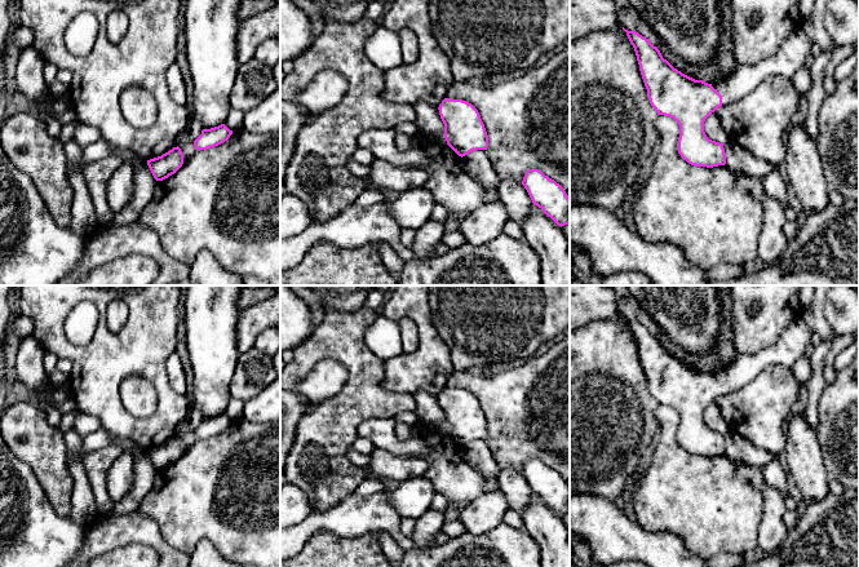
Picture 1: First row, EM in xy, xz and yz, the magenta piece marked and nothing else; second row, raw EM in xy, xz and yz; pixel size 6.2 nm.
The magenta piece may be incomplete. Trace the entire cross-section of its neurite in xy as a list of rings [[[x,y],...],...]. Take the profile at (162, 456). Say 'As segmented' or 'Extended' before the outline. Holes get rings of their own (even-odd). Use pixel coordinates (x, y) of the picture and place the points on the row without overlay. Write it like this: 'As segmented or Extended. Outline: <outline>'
As segmented. Outline: [[[173,437],[161,446],[147,449],[147,455],[156,470],[163,470],[174,464],[183,453],[181,438]]]

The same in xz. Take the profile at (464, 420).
As segmented. Outline: [[[444,387],[438,397],[447,434],[459,444],[487,439],[488,425],[478,399],[462,389]]]

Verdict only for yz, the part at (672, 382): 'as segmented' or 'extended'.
extended

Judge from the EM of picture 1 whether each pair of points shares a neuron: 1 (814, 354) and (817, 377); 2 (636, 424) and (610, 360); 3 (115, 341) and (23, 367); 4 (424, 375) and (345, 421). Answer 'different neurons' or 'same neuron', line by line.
1: same neuron
2: same neuron
3: different neurons
4: different neurons

